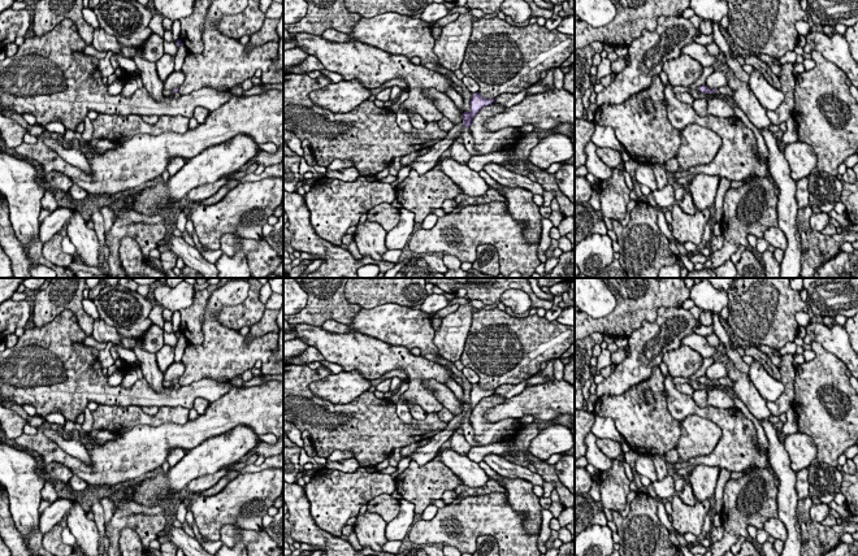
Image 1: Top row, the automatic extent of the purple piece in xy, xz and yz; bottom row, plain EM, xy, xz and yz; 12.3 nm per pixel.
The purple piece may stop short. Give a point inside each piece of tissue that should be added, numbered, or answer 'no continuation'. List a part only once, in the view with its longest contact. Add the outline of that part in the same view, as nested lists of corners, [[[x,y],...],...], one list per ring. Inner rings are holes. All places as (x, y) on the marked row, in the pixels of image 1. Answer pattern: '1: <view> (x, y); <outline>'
1: xz (425, 163); [[[463,123],[455,125],[447,134],[446,138],[437,142],[429,151],[416,157],[410,165],[413,170],[419,171],[420,174],[424,174],[429,170],[432,170],[437,161],[441,158],[442,153],[448,149],[452,145],[452,142],[462,135],[462,131],[464,130]]]

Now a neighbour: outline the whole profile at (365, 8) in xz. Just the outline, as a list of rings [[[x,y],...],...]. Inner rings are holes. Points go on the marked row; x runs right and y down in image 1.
[[[344,0],[344,6],[350,13],[358,13],[363,18],[374,17],[386,12],[403,16],[421,14],[426,0]]]

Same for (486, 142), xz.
[[[493,103],[491,105],[480,109],[480,112],[473,117],[469,129],[474,140],[474,149],[480,156],[508,151],[520,140],[520,138],[515,136],[515,131],[517,130],[515,127],[506,127],[498,131],[489,131],[485,129],[486,120],[504,112],[506,109],[506,107]]]

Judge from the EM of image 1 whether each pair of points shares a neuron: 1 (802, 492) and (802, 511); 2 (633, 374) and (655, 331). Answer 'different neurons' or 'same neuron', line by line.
1: different neurons
2: same neuron

